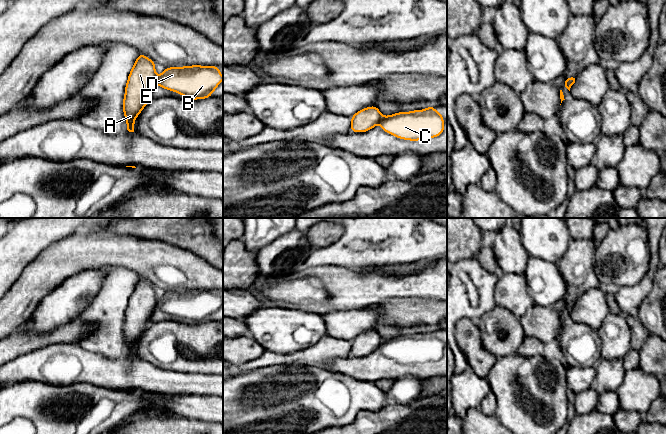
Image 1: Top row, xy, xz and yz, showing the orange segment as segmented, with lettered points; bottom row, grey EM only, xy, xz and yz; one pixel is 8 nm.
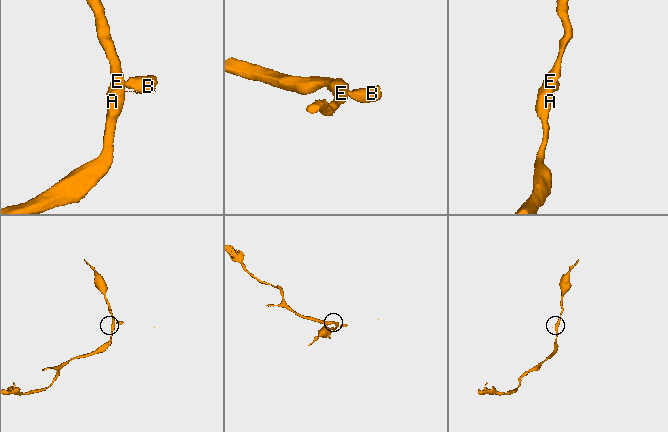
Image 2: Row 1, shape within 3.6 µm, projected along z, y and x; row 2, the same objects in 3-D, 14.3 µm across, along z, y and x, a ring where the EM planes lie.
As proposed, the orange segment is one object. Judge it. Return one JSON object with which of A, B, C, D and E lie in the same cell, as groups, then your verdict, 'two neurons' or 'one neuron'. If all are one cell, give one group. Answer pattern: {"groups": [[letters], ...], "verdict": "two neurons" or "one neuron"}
{"groups": [["A", "E"], ["B", "C", "D"]], "verdict": "two neurons"}

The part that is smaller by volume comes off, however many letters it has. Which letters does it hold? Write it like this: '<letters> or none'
B, C, D

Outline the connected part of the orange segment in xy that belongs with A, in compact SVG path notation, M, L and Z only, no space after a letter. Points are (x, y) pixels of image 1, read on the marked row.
M140 53L129 73L122 103L128 133L137 133L134 129L135 119L151 100L151 92L157 81L155 65Z

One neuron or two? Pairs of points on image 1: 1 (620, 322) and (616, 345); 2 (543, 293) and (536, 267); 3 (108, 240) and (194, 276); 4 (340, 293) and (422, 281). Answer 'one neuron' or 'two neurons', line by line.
1: one neuron
2: one neuron
3: one neuron
4: one neuron

